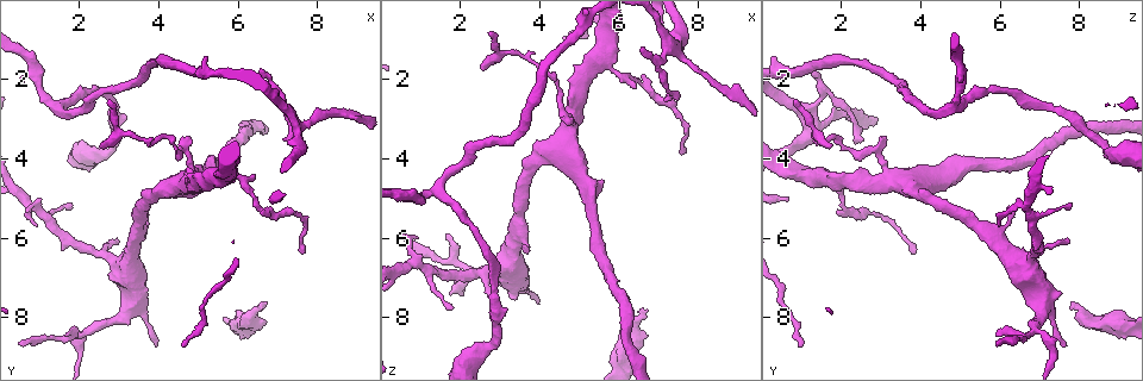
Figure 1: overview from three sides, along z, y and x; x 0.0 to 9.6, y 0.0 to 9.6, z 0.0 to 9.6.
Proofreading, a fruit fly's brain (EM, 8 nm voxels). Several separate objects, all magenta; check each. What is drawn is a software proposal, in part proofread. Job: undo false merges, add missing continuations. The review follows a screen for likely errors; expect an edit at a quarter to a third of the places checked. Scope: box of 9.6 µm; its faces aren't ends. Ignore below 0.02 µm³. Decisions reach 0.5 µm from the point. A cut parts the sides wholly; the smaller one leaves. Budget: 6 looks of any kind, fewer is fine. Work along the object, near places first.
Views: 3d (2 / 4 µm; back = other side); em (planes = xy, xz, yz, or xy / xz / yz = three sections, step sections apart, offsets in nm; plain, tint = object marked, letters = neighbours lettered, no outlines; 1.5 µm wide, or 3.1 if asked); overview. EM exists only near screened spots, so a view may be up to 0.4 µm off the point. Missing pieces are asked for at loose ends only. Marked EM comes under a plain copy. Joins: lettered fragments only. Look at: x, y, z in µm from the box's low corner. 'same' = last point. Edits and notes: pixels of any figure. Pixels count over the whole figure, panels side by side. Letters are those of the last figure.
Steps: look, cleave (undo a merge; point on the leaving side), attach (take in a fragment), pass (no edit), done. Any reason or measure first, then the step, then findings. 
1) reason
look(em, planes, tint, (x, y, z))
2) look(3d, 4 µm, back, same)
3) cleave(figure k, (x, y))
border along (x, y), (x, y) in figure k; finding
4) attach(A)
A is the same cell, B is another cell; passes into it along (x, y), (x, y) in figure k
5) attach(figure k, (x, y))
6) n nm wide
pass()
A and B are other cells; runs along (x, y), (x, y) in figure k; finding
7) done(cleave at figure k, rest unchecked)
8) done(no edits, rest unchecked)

sharp bend
look(em, xy, step 4, tint, (7.10, 2.45, 1.85))

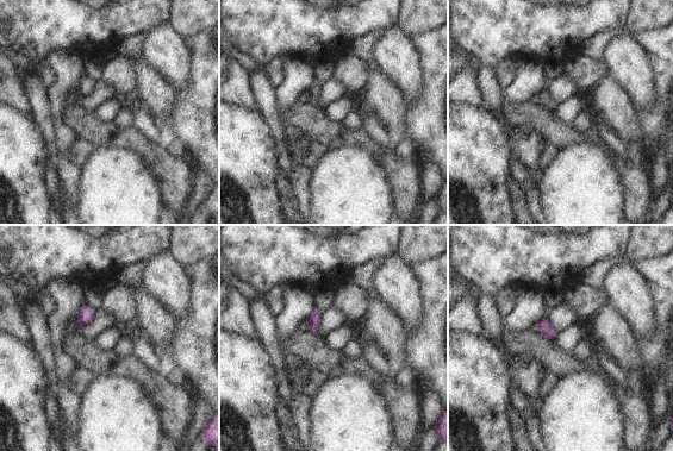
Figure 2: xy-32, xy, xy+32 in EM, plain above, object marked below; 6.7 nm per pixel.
another direction
look(em, planes, tint, same)

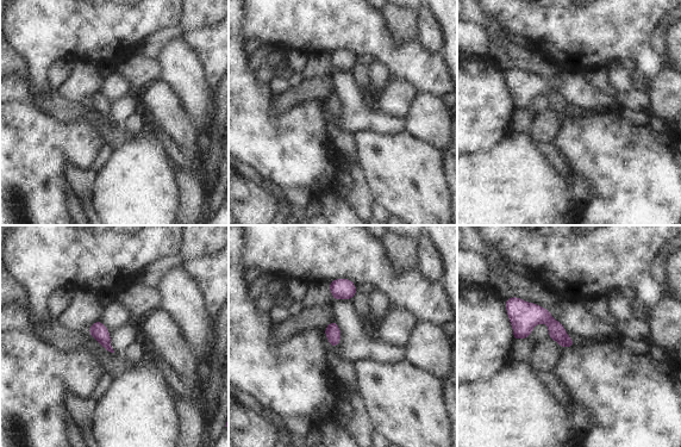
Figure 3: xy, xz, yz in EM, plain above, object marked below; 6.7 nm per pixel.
look(em, planes, letters, same)

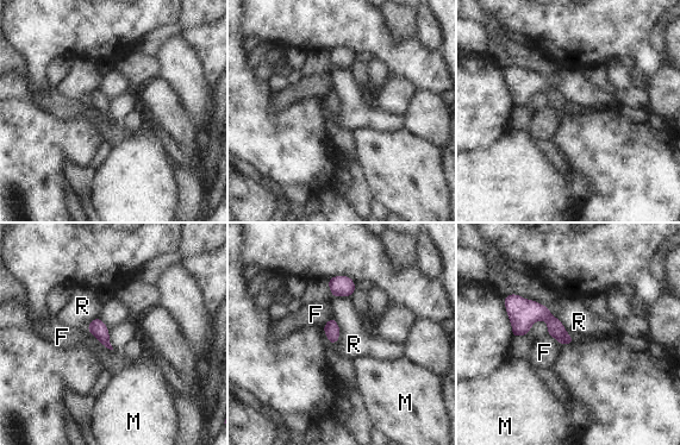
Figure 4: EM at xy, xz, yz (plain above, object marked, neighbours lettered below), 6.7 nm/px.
pass()
F, M and R are other cells; border along (341, 330), (338, 340), (331, 344) in figure 4; one neuron here

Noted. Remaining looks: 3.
free end
look(em, planes, letters, (1.75, 5.15, 7.75))

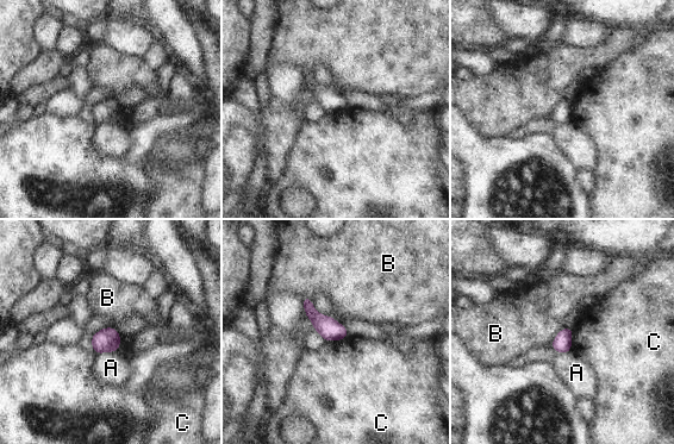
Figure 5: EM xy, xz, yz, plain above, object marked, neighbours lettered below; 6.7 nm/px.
B touches over 180 nm
pass()
A, B and C are other cells; border along (566, 326), (549, 345) in figure 5; no lettered fragment goes on from it

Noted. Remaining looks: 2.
sudden change in width
look(3d, 2 µm, (2.25, 8.35, 6.85))

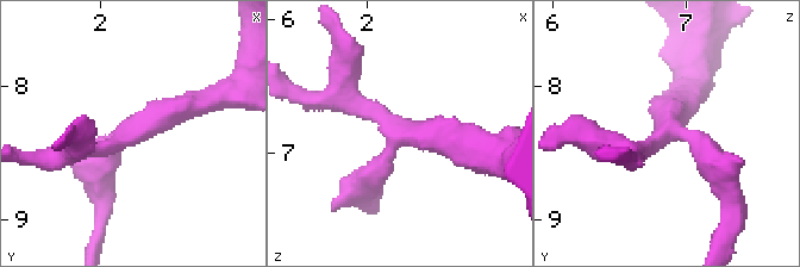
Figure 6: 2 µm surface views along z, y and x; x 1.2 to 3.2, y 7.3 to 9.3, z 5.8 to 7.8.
now the EM
look(em, planes, letters, (2.24, 8.32, 6.84))

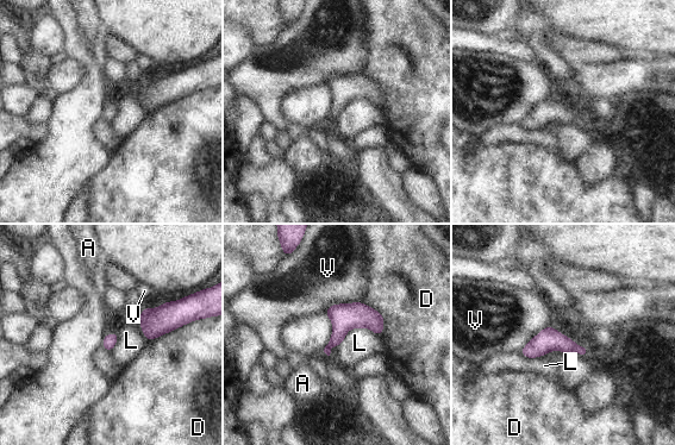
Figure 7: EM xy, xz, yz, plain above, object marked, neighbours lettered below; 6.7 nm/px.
90 nm wide
pass()
A, D, L and V are other cells; border along (361, 301), (332, 304), (324, 315) in figure 7; all the same neuron

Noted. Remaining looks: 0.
done(no edits, rest unchecked)

